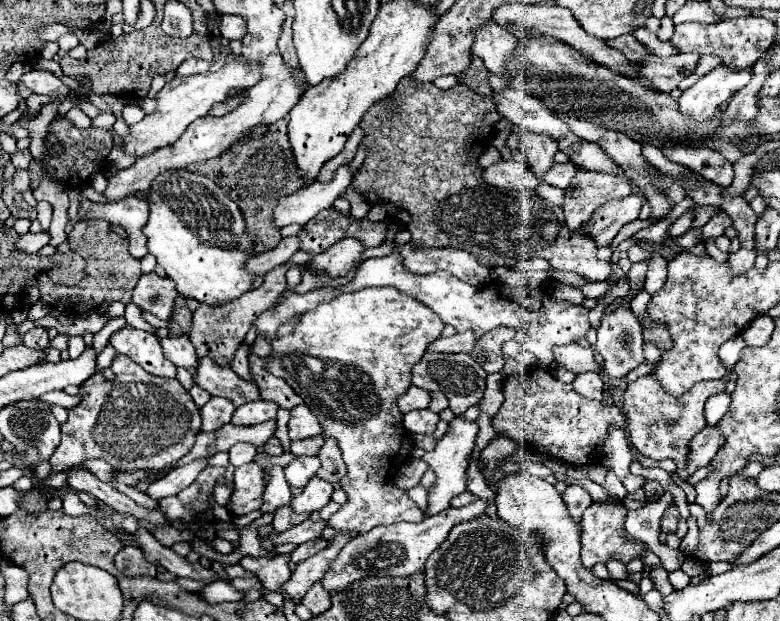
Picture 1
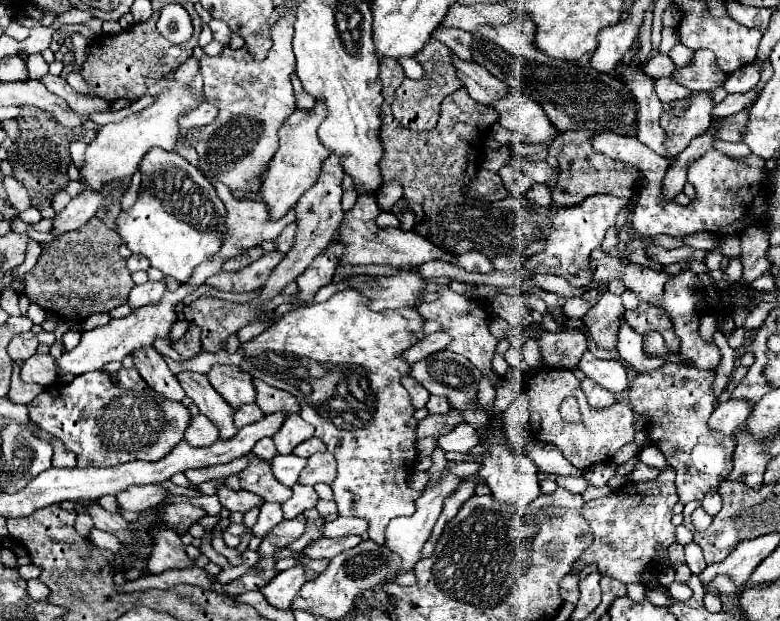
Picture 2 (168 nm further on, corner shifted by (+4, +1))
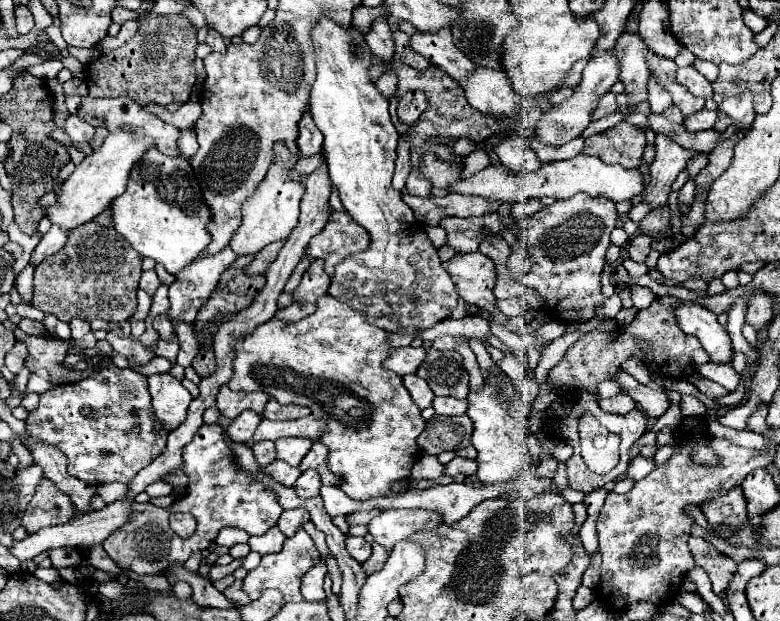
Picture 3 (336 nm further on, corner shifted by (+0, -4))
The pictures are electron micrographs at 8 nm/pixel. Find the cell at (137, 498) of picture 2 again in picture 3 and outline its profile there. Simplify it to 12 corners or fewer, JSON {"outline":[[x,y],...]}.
{"outline":[[116,500],[68,524],[14,540],[18,560],[60,546],[104,542],[130,516],[132,502]]}

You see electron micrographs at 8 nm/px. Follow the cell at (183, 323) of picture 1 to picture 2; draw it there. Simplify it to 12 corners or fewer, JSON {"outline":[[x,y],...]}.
{"outline":[[190,325],[180,341],[172,343],[182,359],[192,359],[200,349],[200,329]]}

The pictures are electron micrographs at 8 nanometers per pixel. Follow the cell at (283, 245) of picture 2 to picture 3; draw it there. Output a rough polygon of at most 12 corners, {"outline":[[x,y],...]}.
{"outline":[[284,240],[268,244],[244,270],[264,274],[276,260]]}

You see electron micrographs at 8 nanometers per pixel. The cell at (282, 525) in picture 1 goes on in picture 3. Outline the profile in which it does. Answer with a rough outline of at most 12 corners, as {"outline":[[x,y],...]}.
{"outline":[[304,528],[280,554],[262,556],[244,578],[244,592],[282,592],[284,604],[304,600],[300,580],[320,558]]}

